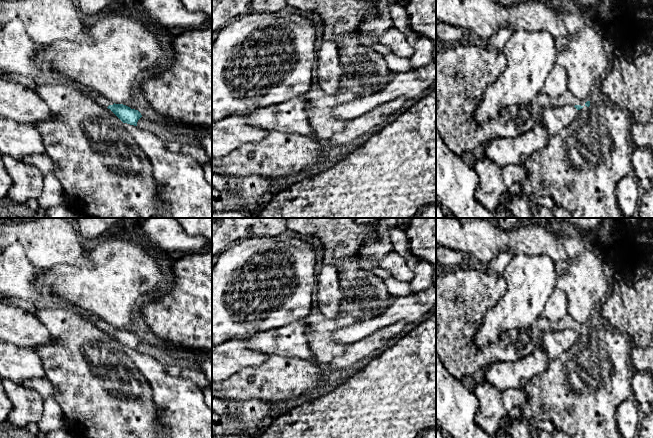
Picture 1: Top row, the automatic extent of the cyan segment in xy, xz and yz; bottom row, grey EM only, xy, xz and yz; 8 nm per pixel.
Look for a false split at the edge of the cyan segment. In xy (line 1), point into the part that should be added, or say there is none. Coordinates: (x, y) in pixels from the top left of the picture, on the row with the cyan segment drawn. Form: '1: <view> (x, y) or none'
1: xy (102, 100)

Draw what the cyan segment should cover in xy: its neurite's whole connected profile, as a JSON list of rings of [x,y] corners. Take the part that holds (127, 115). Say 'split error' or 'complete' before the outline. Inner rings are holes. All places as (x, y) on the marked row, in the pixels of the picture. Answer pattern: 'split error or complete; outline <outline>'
split error; outline [[[91,92],[91,94],[100,105],[110,109],[123,123],[137,126],[138,120],[142,117],[138,110],[123,104],[115,104],[99,93]]]

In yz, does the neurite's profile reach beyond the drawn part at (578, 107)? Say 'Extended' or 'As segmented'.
Extended

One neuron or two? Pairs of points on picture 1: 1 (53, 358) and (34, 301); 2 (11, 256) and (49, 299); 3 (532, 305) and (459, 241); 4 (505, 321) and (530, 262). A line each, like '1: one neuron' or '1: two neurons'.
1: two neurons
2: one neuron
3: two neurons
4: one neuron

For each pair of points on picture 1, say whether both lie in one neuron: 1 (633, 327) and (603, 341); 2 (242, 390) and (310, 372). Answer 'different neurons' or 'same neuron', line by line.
1: different neurons
2: same neuron

